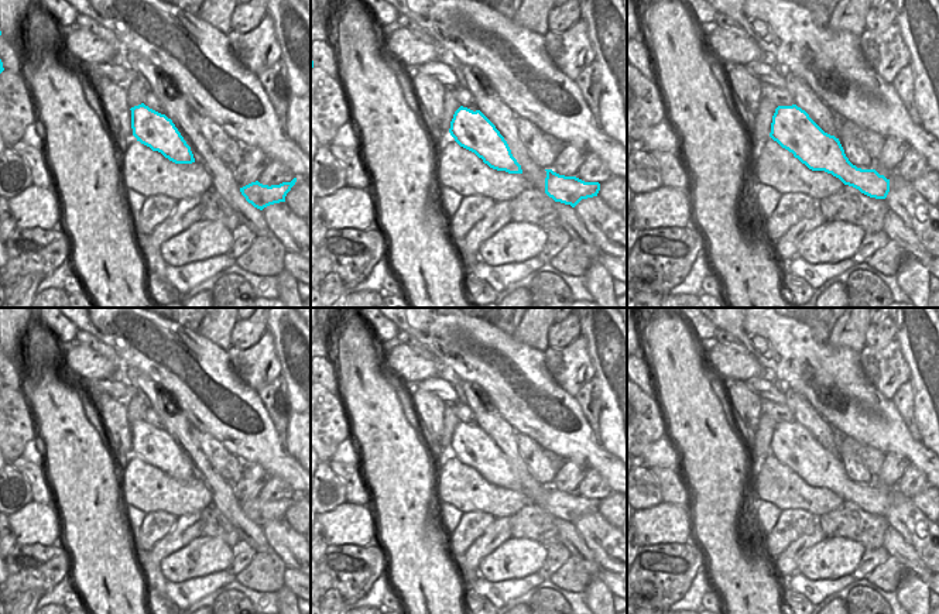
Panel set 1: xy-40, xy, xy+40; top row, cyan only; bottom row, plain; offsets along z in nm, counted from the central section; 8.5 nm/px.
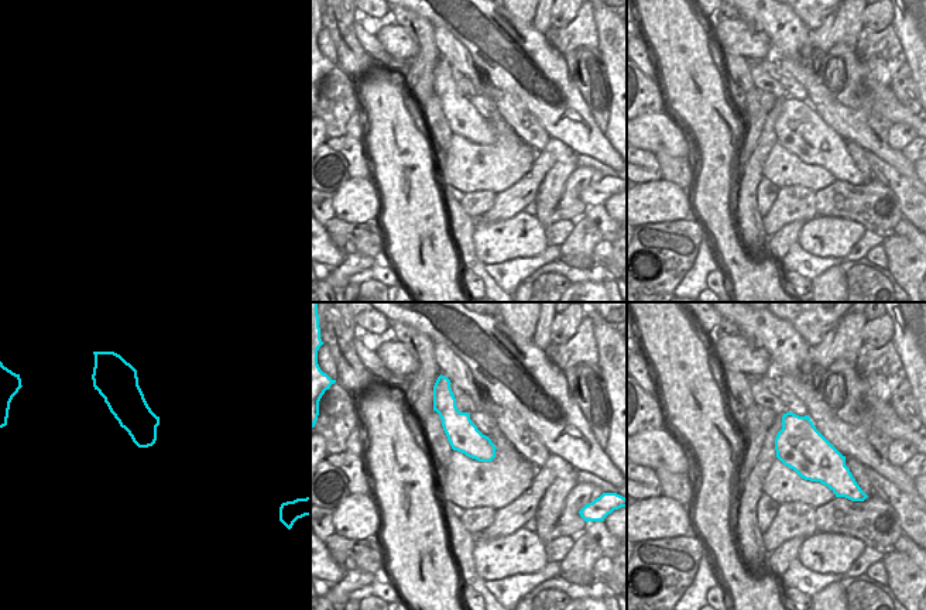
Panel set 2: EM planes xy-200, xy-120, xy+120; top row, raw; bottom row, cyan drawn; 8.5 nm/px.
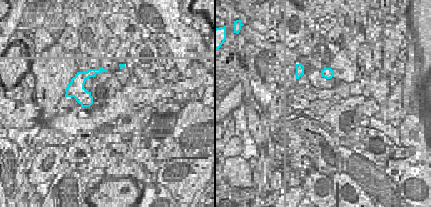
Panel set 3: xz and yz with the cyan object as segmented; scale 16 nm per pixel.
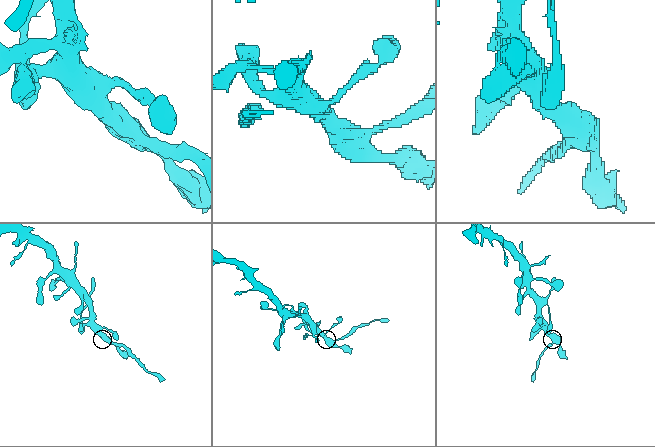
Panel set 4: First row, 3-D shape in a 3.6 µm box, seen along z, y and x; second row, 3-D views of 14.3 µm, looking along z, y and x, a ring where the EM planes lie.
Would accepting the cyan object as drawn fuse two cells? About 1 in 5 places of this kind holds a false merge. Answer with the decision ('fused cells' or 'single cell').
fused cells

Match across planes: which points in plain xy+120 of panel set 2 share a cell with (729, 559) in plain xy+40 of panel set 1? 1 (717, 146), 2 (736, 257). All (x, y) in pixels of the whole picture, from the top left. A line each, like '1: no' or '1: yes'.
1: yes
2: yes

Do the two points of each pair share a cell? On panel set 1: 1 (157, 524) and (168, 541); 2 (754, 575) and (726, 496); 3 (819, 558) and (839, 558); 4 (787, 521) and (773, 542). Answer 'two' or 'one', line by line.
1: two
2: one
3: one
4: one

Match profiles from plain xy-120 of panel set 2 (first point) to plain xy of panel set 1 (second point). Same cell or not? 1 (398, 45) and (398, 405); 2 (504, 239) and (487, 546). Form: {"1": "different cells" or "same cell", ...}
{"1": "different cells", "2": "different cells"}

